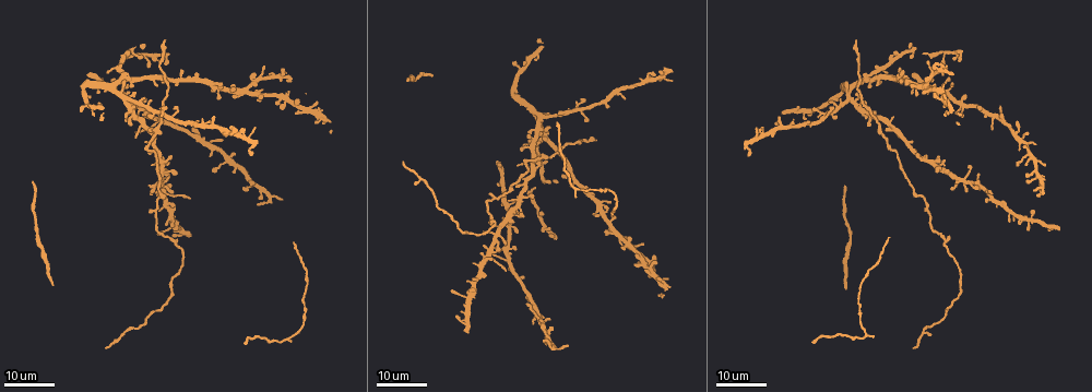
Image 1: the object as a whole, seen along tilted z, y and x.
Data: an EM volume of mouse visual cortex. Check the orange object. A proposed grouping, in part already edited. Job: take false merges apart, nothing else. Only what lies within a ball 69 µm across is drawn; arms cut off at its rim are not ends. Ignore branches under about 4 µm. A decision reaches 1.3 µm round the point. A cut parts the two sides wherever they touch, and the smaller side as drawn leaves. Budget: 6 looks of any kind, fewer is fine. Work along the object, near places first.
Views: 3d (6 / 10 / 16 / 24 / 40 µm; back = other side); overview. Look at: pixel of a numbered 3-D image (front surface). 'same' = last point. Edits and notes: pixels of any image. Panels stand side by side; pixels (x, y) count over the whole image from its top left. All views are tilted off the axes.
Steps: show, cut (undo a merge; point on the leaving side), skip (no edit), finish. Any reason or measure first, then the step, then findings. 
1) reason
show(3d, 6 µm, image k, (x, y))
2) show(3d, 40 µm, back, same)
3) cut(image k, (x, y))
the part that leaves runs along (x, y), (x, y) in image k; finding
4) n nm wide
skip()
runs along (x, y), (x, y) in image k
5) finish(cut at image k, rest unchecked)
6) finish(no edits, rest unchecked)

small branch off a trunk
show(3d, 24 µm, image 1, (491, 256))

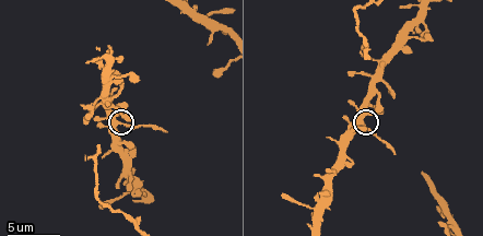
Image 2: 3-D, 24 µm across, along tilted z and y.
show(3d, 10 µm, image 2, (116, 125))

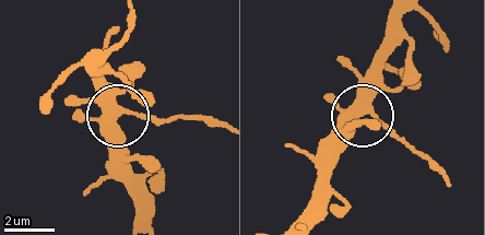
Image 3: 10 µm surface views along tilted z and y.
340 nm wide
skip()
all the same neuron

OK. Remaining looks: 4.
three arms meet
show(3d, 16 µm, image 1, (883, 136))

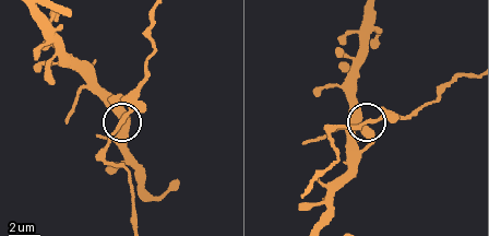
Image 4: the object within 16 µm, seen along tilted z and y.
closer look
show(3d, 10 µm, image 4, (125, 115))

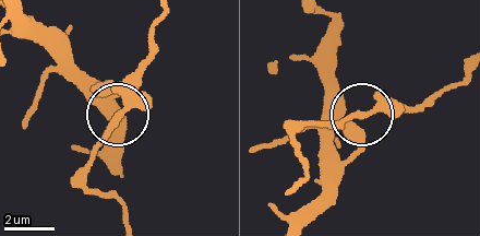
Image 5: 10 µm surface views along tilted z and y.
180 nm wide
skip()
runs along (115, 114), (109, 131), (75, 174) in image 5; all the same neuron

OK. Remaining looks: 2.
a narrow waist
show(3d, 16 µm, image 1, (447, 214))

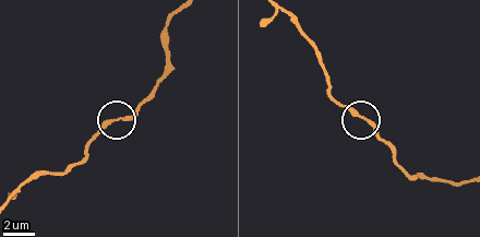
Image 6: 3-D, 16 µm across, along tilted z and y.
show(3d, 6 µm, image 6, (364, 118))

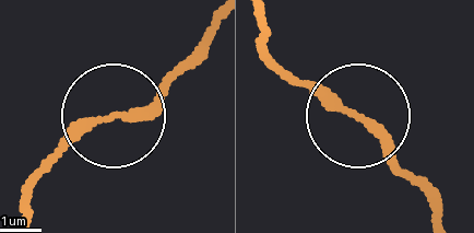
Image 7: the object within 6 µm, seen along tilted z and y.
220 nm wide
skip()
runs along (216, 25), (162, 96), (96, 127), (36, 175) in image 7; one neuron here

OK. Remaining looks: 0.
finish(no edits, rest unchecked)

